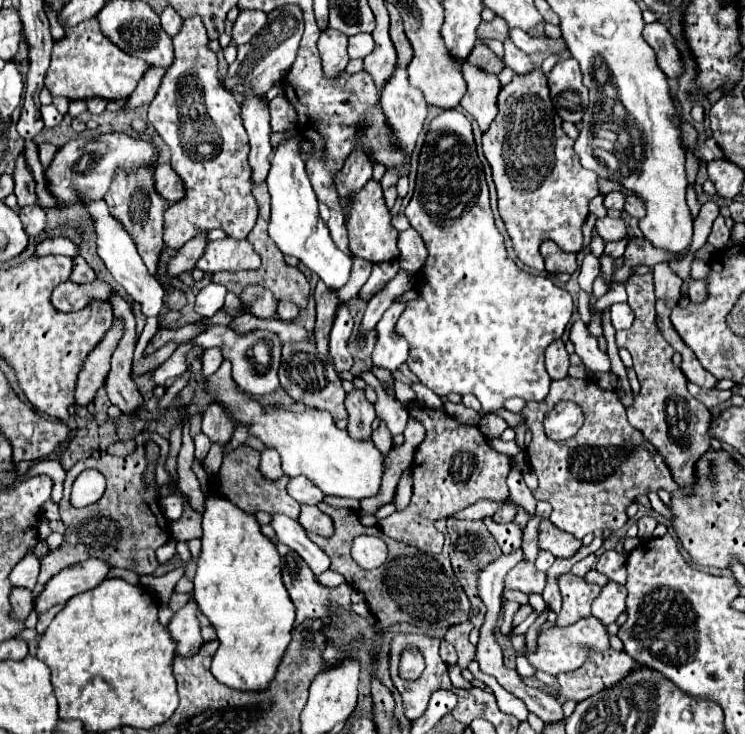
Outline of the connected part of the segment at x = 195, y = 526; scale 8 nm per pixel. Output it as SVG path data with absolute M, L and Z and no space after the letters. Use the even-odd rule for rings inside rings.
M188 498L184 502L184 514L182 514L182 518L178 518L176 522L170 524L170 532L172 532L172 536L178 542L202 536L202 514L198 514L196 510L192 510L192 504L188 502Z

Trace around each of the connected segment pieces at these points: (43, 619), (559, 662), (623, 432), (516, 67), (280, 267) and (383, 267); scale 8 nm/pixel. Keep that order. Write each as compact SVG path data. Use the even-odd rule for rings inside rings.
M58 604L58 606L54 606L54 608L50 608L48 612L44 612L44 614L40 614L40 616L38 616L38 624L36 624L36 632L38 632L38 636L40 636L40 634L44 634L44 630L48 628L48 624L52 622L52 618L54 618L60 610L62 610L62 606Z
M588 616L588 618L582 618L580 622L568 626L568 628L558 628L558 626L550 626L550 628L542 628L540 636L538 636L538 652L528 652L528 658L532 662L534 668L546 672L546 674L552 674L552 676L558 676L562 672L572 672L576 668L580 668L584 664L584 658L588 654L588 650L606 650L610 644L608 644L608 632L606 632L606 626L594 618L594 616Z
M566 376L552 382L546 402L528 402L522 416L532 432L532 442L526 448L528 464L540 480L540 486L532 494L536 500L550 502L550 522L576 538L606 528L616 532L628 522L626 508L636 496L660 488L670 492L676 488L676 480L668 474L668 466L664 466L664 458L656 454L652 442L640 430L622 426L628 420L618 392L600 388L592 378ZM562 400L572 400L584 410L584 426L570 440L554 442L544 434L544 414Z
M506 38L504 40L504 62L506 66L510 66L516 74L526 74L534 68L532 60L528 54L524 54L522 50L516 50L516 46L512 46L512 40Z
M260 182L260 186L254 186L254 196L256 196L256 200L258 200L260 214L258 214L258 220L256 220L256 224L254 224L254 228L250 230L250 234L248 234L246 240L252 242L254 250L260 254L262 266L260 266L260 270L242 270L242 272L234 272L234 274L214 274L212 280L224 284L224 286L226 286L228 290L232 290L234 294L240 294L248 284L260 284L260 286L272 290L272 294L274 294L276 300L290 300L290 302L294 302L296 306L304 308L304 306L308 304L308 294L310 294L308 280L306 280L306 276L304 276L298 268L288 266L288 264L284 262L282 252L280 252L280 250L276 248L276 244L268 238L268 232L266 232L268 222L270 222L270 194L268 194L266 182Z
M392 260L392 262L380 262L380 264L374 264L368 282L360 288L358 296L362 300L368 300L372 298L388 280L392 280L396 276L396 270L400 270L400 264L398 260Z

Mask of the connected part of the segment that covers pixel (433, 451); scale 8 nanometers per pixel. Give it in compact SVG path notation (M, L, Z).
M412 404L408 412L426 428L426 440L416 448L412 464L412 476L418 482L414 484L410 506L404 512L390 514L378 522L378 526L394 540L408 542L410 546L416 546L424 552L438 554L442 550L444 536L440 536L440 532L434 528L434 522L472 506L480 498L504 500L508 496L506 476L510 472L510 464L508 456L502 456L490 448L478 426L460 424L446 412L430 410L420 404Z

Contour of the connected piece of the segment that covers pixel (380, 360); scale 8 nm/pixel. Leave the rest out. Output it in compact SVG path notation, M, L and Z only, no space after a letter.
M394 302L382 316L382 320L376 324L376 332L378 332L378 340L376 340L376 348L372 352L372 360L376 366L382 366L390 372L398 370L406 358L408 358L408 344L404 338L400 338L394 332L394 324L398 320L398 316L404 312L406 302Z

